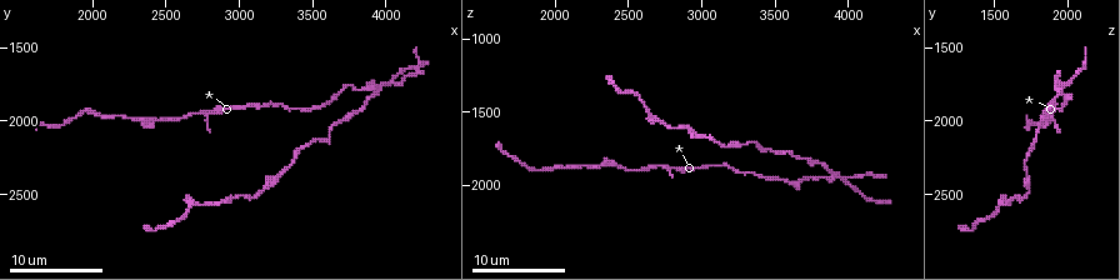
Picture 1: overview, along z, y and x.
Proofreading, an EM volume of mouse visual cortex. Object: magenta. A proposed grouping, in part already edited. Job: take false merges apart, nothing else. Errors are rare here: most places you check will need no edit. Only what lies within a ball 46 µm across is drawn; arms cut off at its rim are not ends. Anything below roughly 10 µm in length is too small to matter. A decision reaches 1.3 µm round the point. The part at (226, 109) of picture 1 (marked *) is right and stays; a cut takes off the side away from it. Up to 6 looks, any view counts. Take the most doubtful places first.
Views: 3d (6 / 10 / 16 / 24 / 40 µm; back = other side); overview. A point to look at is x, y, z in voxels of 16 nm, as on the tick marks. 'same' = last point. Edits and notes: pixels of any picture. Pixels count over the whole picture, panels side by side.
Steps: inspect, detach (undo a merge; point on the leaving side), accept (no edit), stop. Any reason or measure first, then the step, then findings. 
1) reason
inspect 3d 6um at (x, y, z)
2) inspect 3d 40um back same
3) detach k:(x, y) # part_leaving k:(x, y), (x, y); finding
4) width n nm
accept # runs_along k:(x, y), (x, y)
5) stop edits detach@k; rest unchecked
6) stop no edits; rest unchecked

thick turns thin
inspect 3d 16um at (2780, 1940, 1880)

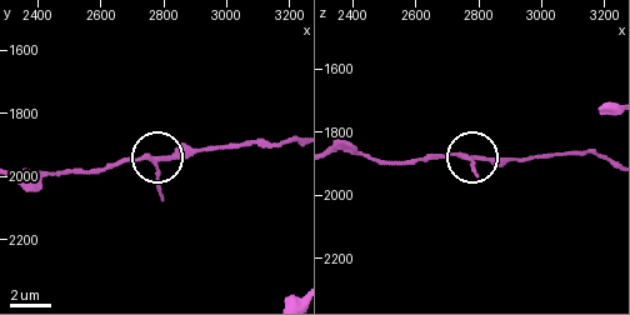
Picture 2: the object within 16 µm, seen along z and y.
width 200 nm
accept # runs_along 2:(511, 158), (430, 153); all the same neuron

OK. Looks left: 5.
thick turns thin
inspect 3d 10um at (3600, 1880, 1980)

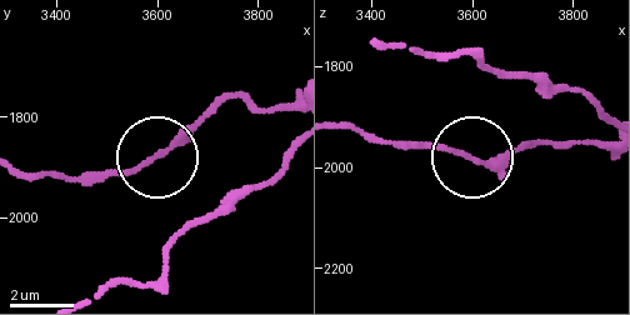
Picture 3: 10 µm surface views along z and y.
inspect 3d 6um at (3600, 1875, 1985)

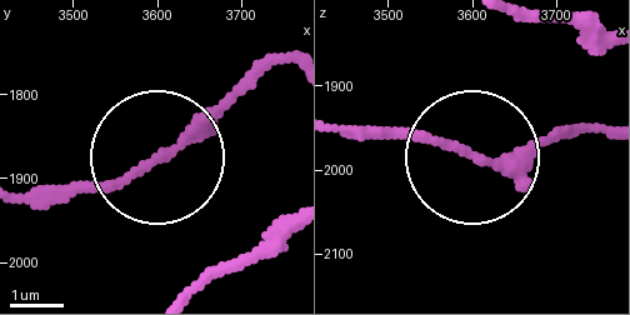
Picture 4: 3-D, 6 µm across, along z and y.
width 160 nm
accept # runs_along 4:(23, 191), (130, 174), (260, 75); one neuron here

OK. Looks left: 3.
thick turns thin
inspect 3d 16um at (2300, 1980, 1860)

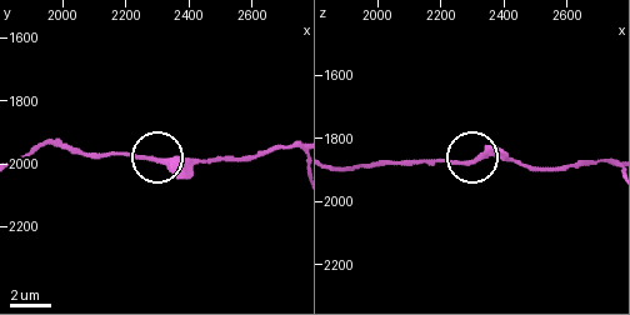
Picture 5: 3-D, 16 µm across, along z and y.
accept # runs_along 5:(294, 144), (249, 158), (204, 163), (94, 151); one neuron here

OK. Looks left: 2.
stop no edits; rest unchecked

